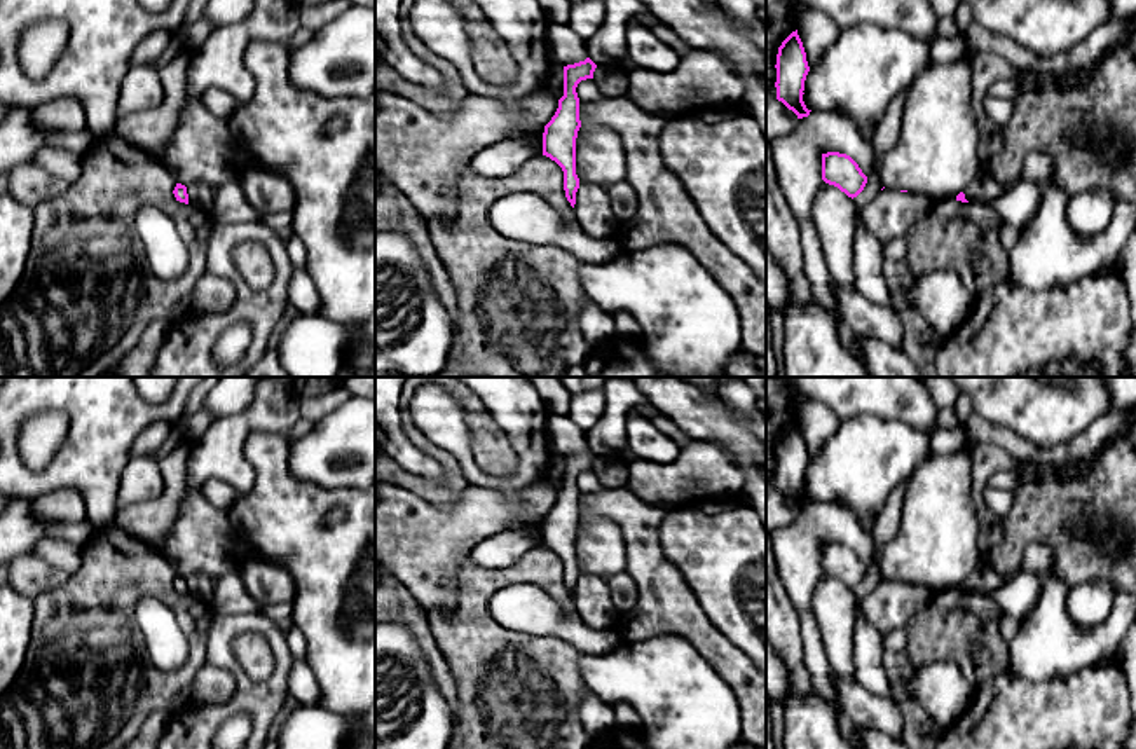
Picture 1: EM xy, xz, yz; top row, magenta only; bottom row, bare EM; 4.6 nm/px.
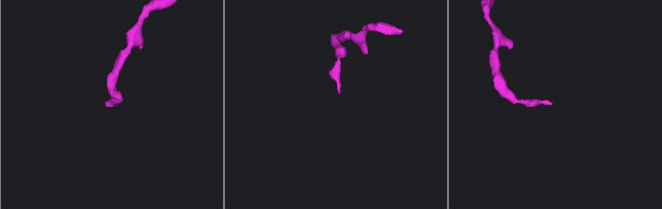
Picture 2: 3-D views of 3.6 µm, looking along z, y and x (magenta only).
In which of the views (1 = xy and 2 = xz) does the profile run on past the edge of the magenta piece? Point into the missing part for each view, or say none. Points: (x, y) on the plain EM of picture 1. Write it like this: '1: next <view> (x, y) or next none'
1: next none
2: next none

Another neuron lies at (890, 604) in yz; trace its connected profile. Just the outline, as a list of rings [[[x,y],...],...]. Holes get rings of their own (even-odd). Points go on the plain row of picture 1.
[[[883,580],[862,601],[860,611],[879,634],[906,627],[911,618],[928,606],[934,594],[921,587]]]

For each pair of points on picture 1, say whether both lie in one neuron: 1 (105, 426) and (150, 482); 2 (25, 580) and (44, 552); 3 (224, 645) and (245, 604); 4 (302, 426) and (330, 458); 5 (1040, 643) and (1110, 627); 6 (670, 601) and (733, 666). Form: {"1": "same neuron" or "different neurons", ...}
{"1": "different neurons", "2": "different neurons", "3": "different neurons", "4": "different neurons", "5": "same neuron", "6": "same neuron"}

